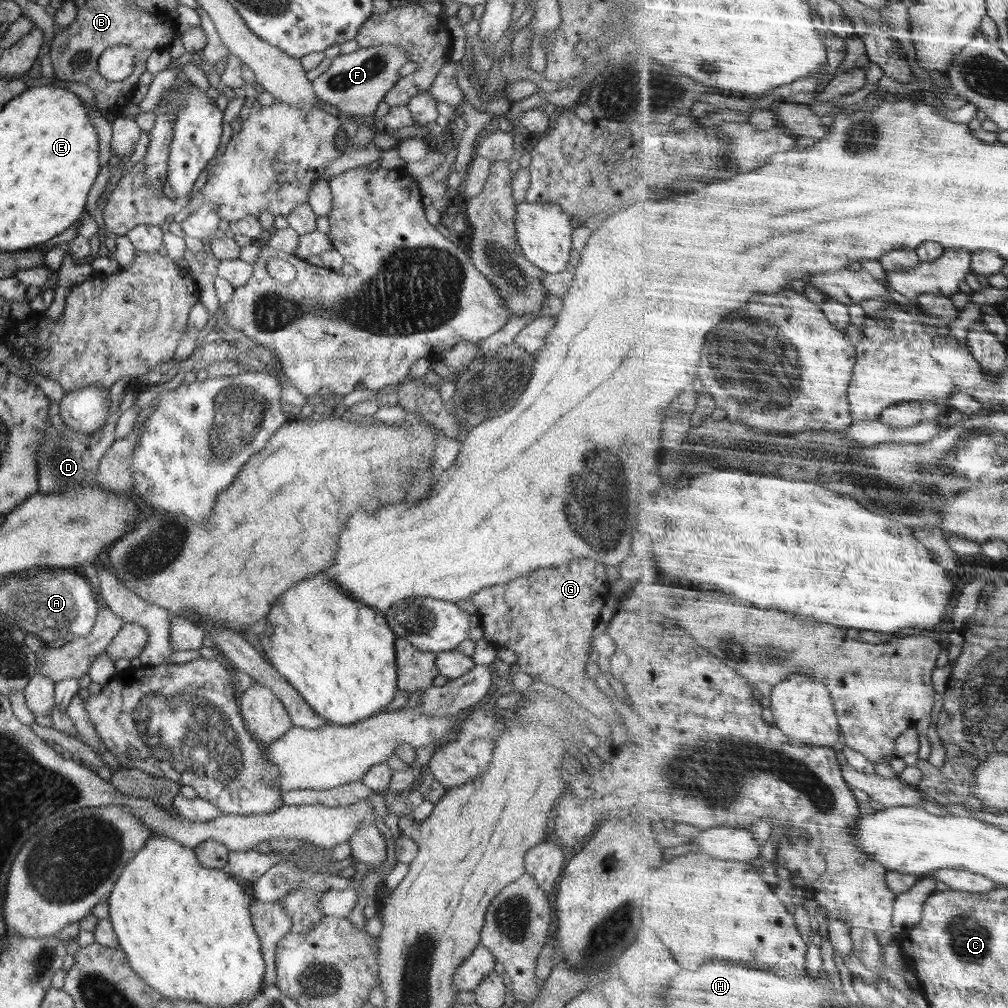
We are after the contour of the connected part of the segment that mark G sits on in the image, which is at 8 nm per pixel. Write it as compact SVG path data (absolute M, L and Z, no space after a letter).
M576 558L562 566L534 570L532 574L509 583L481 588L469 599L477 606L477 614L483 627L483 638L497 650L508 648L518 656L520 671L529 674L534 681L544 682L563 690L590 710L590 696L596 696L596 683L586 675L586 661L590 654L592 631L606 617L611 606L606 596L606 568L592 558Z

